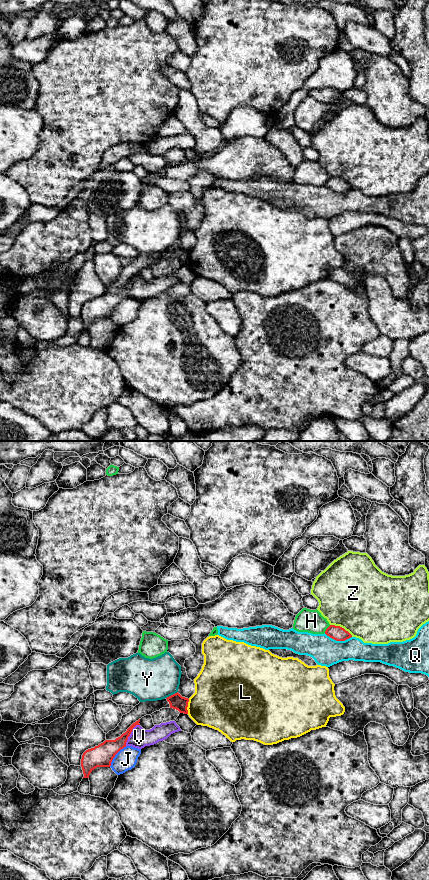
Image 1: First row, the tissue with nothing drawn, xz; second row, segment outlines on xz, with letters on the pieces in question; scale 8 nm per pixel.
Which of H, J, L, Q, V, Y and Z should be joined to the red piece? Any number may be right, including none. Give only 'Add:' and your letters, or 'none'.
Add: none

